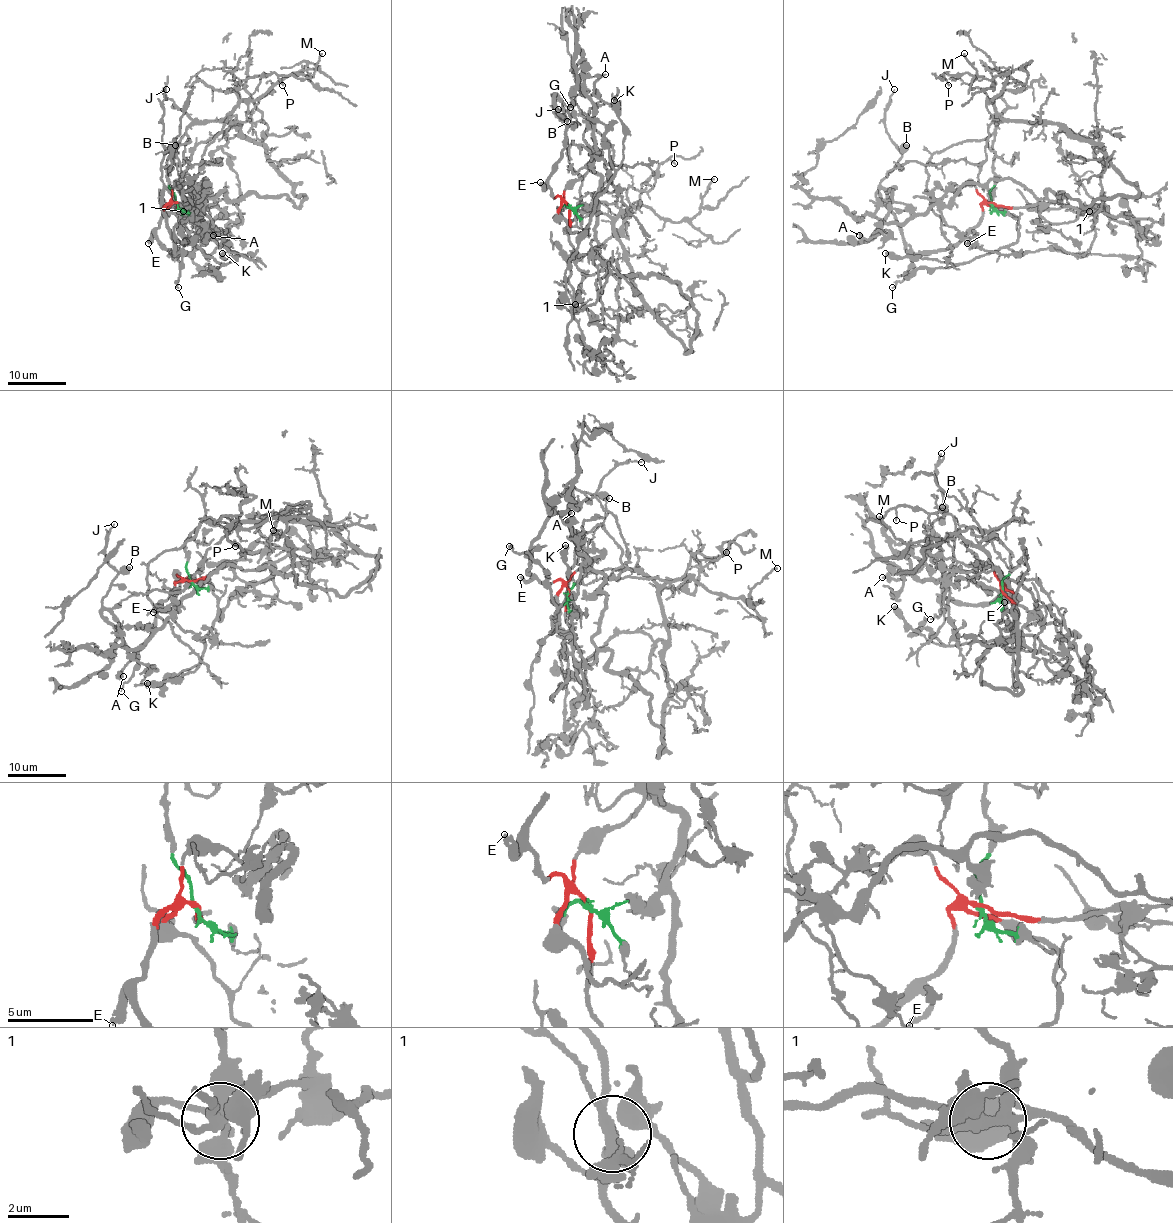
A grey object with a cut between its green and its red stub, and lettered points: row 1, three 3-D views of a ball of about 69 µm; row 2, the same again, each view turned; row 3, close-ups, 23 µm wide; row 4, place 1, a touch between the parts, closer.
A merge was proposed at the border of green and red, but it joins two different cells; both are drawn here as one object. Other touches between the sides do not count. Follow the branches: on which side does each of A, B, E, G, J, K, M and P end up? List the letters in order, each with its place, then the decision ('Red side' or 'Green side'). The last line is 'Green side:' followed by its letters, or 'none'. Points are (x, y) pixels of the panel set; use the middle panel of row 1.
A: Place: (605, 74). Green side
B: Place: (567, 121). Red side
E: Place: (540, 182). Red side
G: Place: (570, 107). Red side
J: Place: (558, 109). Red side
K: Place: (614, 100). Red side
M: Place: (714, 179). Green side
P: Place: (674, 163). Green side
Green side: A, M, P

